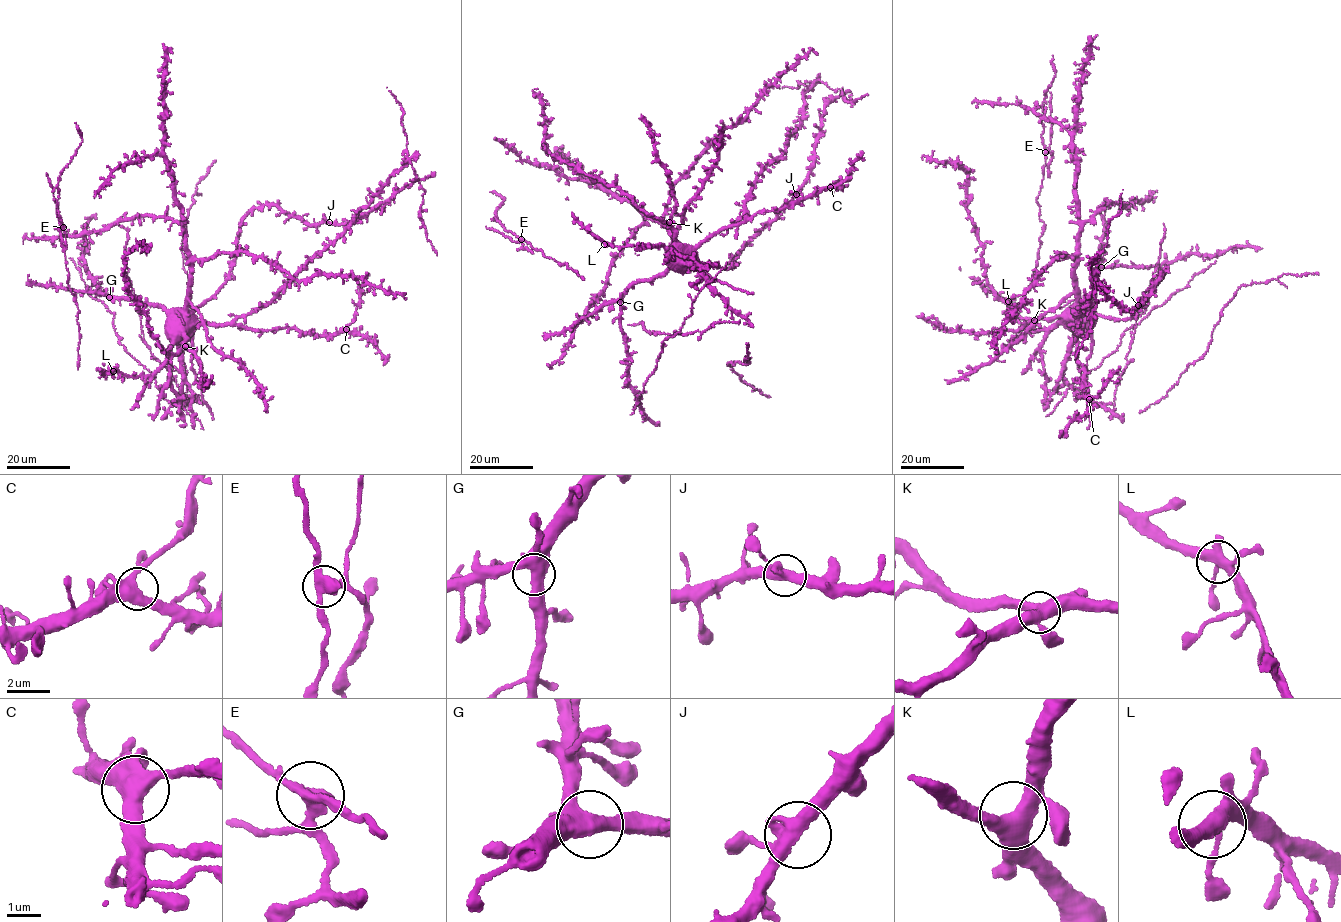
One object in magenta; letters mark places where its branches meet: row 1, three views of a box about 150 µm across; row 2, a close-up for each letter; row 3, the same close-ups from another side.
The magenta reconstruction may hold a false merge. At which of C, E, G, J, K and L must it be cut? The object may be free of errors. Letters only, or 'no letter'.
E

